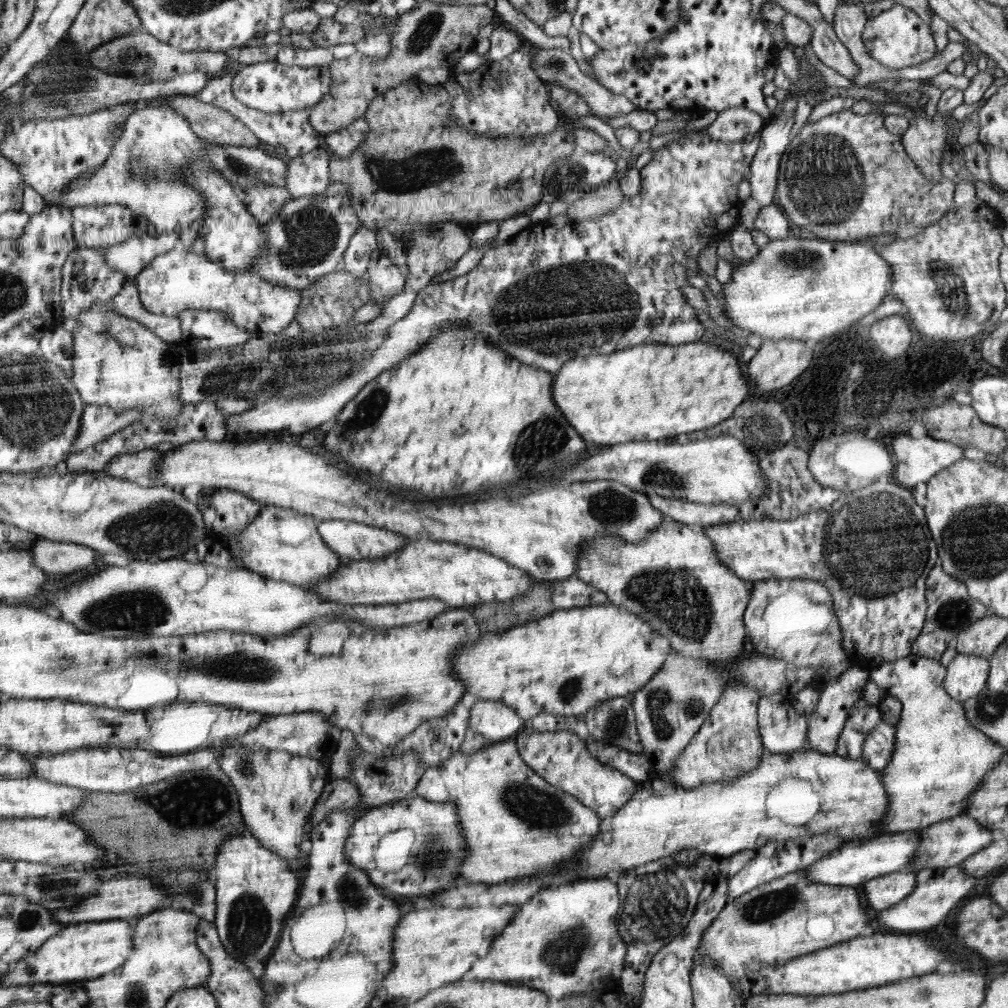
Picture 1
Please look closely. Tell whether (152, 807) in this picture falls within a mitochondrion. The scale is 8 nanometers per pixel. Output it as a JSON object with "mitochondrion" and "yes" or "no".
{"mitochondrion":"no"}

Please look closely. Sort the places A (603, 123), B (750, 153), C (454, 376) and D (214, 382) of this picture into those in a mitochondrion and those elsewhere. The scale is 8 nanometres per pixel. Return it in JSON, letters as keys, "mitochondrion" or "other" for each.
{"A":"other","B":"other","C":"other","D":"mitochondrion"}

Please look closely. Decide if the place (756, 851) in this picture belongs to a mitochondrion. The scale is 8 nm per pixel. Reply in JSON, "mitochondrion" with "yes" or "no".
{"mitochondrion":"no"}

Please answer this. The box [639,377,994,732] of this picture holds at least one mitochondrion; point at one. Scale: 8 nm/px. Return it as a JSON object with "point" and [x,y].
{"point":[881,525]}

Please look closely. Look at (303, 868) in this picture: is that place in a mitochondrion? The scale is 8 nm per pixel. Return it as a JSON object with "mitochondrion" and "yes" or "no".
{"mitochondrion":"no"}

